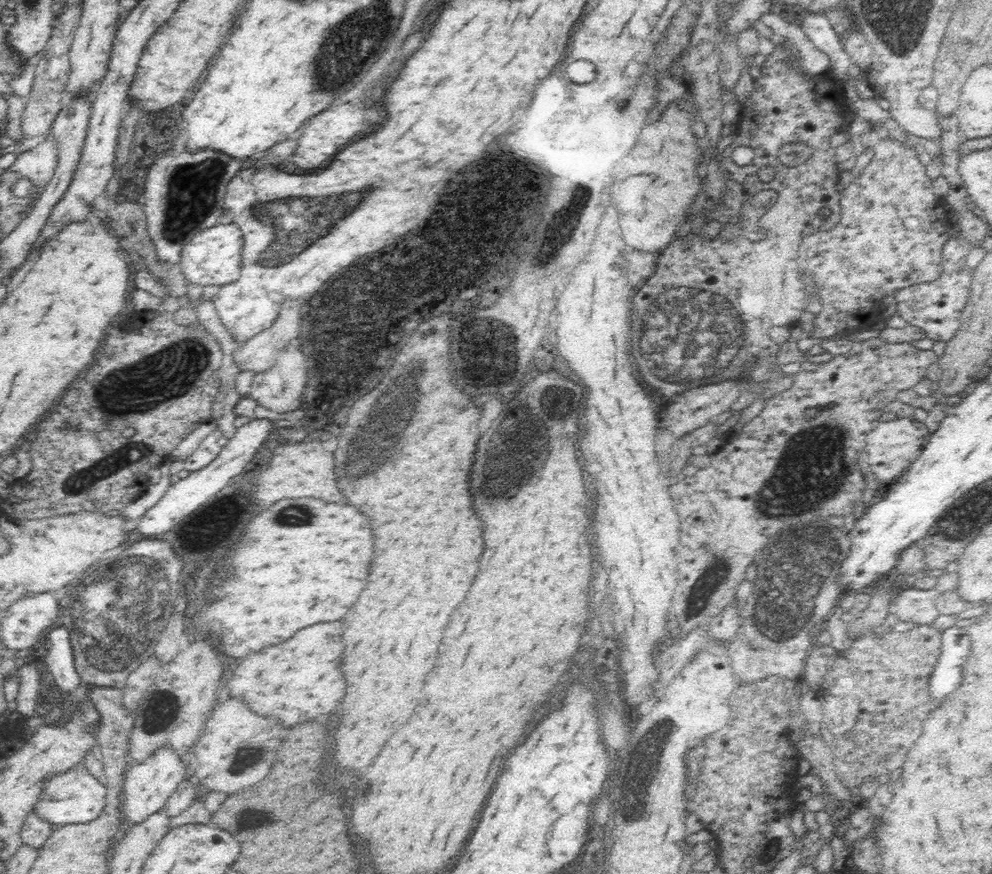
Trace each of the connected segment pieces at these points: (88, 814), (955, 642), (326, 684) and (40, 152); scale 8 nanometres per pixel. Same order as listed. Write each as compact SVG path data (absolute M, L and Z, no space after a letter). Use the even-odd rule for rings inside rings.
M81 763L73 769L52 775L45 782L40 798L33 806L33 811L36 816L54 827L64 824L88 823L102 814L103 808L107 804L107 797L107 788L88 773L86 767Z
M946 628L941 638L942 654L930 678L930 692L934 698L944 698L962 682L962 664L970 654L970 638L964 628Z
M340 622L314 624L310 628L304 628L282 644L246 656L246 660L234 670L234 676L230 678L230 696L242 700L246 696L244 702L256 714L277 716L279 722L286 728L316 718L320 714L328 714L340 704L340 698L346 694L346 682L340 676L342 646L344 642ZM276 672L282 672L282 676ZM286 672L290 672L290 680Z
M48 134L35 148L19 154L10 172L14 172L14 178L30 180L31 190L41 191L52 180L58 162L57 152L56 139Z

